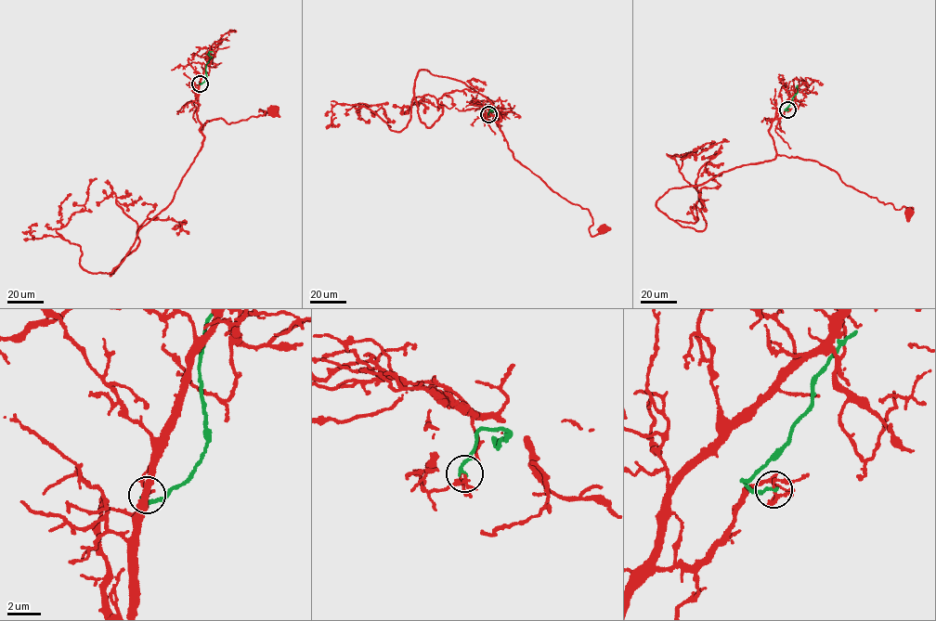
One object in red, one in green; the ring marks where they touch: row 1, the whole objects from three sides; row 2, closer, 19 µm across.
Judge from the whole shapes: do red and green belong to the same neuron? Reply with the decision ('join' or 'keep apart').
keep apart

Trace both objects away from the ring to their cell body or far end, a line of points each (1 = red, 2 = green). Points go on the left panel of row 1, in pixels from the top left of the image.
1: (200, 84), (194, 86), (201, 131), (206, 120), (235, 122), (265, 114), (259, 110), (272, 109)
2: (200, 84), (206, 78), (205, 68), (211, 58), (209, 52), (212, 51)

